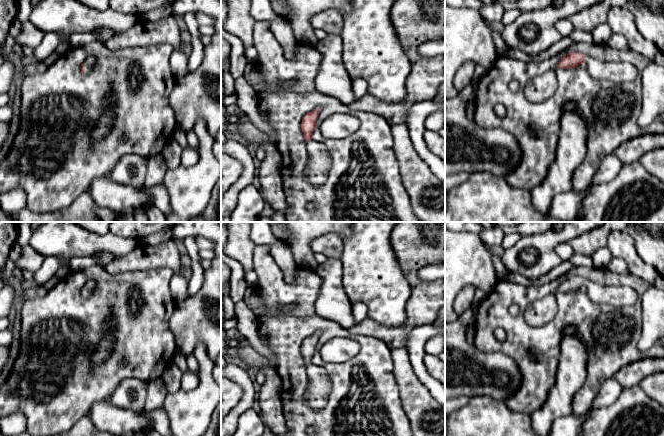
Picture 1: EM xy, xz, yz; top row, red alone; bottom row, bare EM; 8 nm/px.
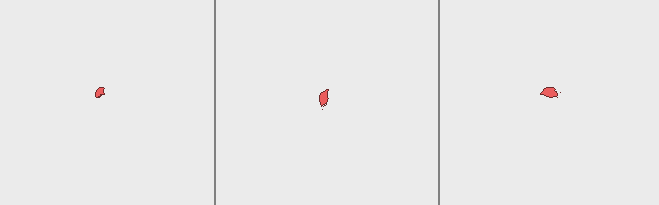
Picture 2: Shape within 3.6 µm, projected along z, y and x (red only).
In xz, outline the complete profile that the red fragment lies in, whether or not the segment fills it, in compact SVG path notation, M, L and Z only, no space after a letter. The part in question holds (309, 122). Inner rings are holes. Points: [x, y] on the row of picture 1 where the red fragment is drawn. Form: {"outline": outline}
{"outline": "M315 109L305 114L301 122L301 130L309 154L304 177L314 186L321 186L326 182L331 167L331 158L326 146L313 138L314 131L317 128L319 112L320 109Z"}

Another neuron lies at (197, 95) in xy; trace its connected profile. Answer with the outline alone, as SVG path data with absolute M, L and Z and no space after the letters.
M221 30L211 37L209 44L204 45L201 65L195 71L176 78L169 102L175 113L176 128L184 133L193 130L198 119L205 122L212 137L221 129Z

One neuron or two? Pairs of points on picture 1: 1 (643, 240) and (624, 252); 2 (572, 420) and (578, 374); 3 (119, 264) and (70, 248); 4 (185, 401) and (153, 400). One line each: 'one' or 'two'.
1: two
2: two
3: two
4: two

